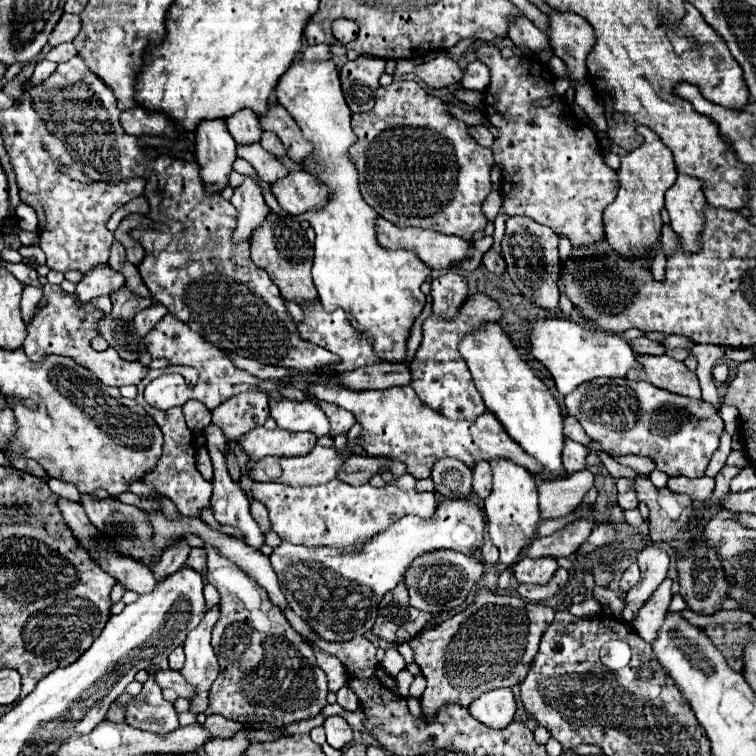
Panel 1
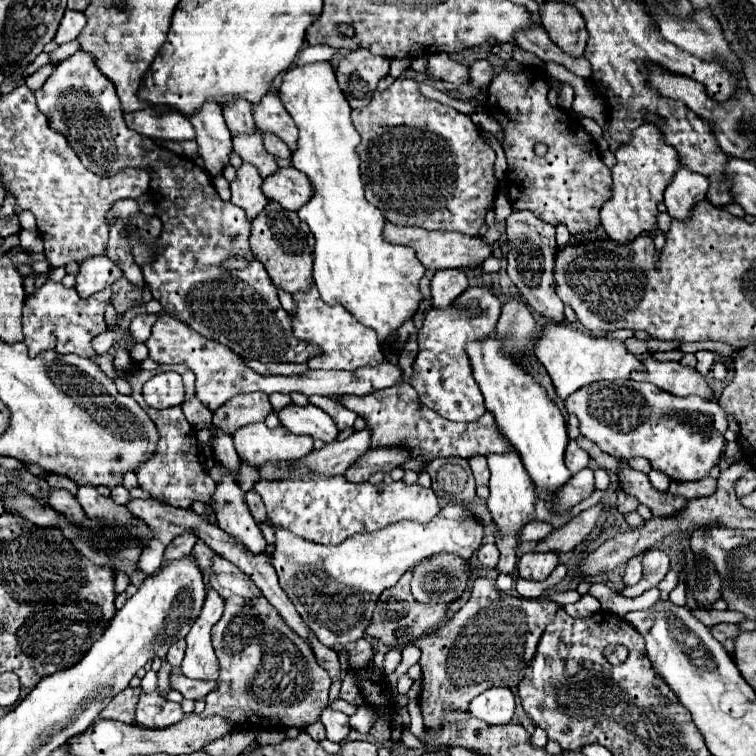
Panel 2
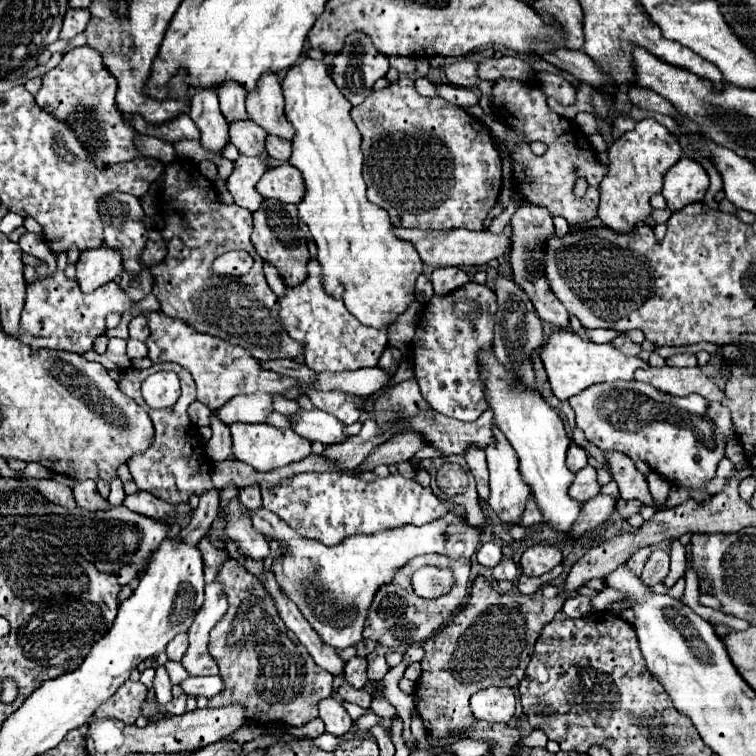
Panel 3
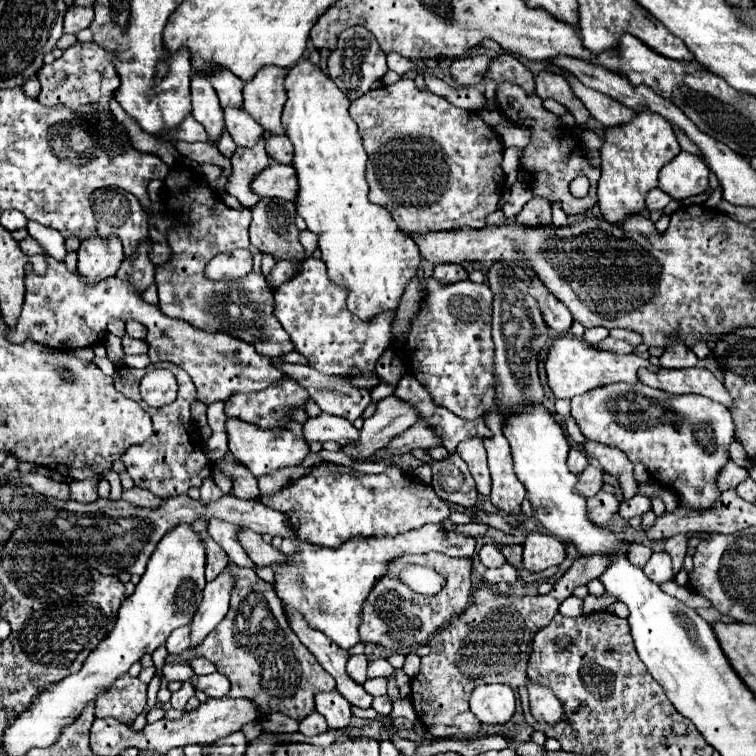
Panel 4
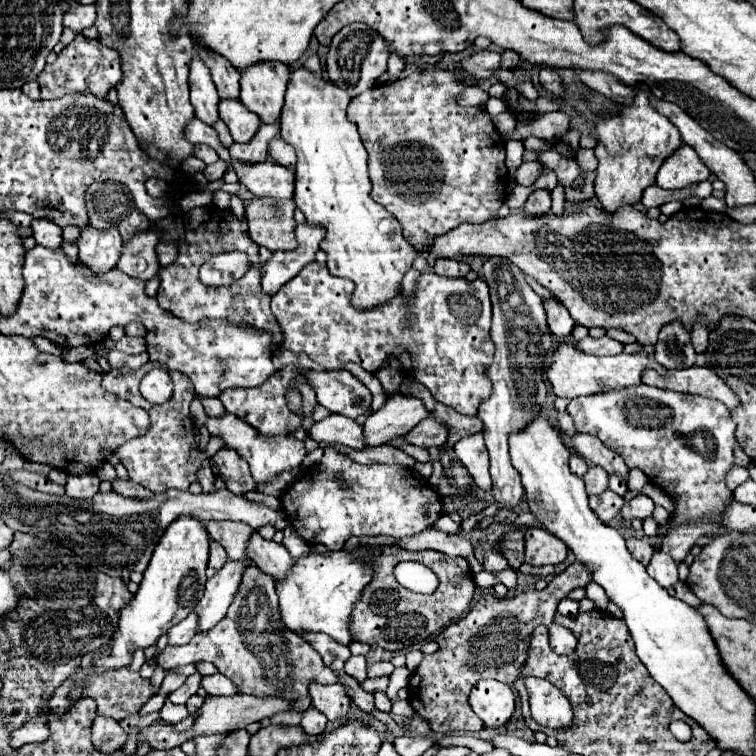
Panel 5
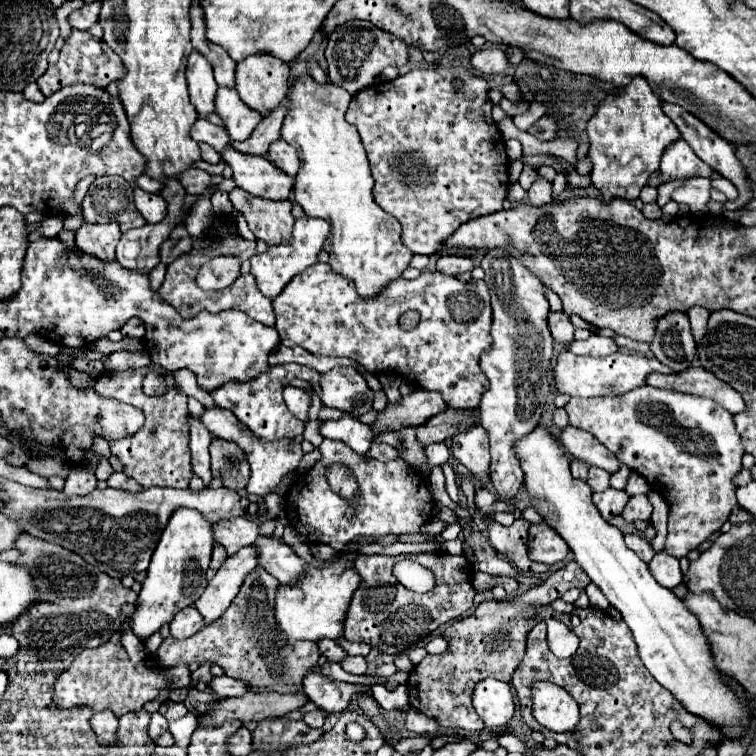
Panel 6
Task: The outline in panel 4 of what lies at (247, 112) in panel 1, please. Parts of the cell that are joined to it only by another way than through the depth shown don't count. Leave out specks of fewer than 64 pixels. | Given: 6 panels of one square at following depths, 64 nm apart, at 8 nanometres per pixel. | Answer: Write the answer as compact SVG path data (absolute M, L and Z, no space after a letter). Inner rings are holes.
M214 68L210 70L210 80L212 86L220 98L220 106L242 106L242 86L244 82L234 76L228 68Z

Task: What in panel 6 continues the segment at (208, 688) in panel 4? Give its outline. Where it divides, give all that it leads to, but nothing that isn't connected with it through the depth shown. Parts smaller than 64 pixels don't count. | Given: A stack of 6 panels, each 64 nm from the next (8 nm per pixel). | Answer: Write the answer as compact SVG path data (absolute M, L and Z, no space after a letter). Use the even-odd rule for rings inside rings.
M218 676L210 682L210 688L224 696L224 698L230 698L230 696L242 696L248 692L248 684L244 684L242 680L232 680L230 676Z

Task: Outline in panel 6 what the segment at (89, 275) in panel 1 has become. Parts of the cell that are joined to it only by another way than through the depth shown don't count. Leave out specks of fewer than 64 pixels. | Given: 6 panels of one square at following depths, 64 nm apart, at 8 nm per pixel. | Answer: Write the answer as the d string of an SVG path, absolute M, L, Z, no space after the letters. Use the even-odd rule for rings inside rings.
M84 222L76 230L76 246L100 260L114 260L114 248L120 240L120 228L116 222L90 224Z

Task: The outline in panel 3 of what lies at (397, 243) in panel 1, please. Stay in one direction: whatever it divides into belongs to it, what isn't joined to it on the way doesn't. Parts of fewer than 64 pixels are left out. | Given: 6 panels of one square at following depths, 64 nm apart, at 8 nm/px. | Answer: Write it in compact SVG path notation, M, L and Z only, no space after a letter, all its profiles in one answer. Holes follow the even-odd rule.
M396 228L396 236L402 238L402 240L412 242L414 248L418 250L422 262L430 264L434 268L438 268L438 266L462 266L462 264L482 266L482 264L488 264L490 260L496 260L500 256L510 256L510 248L512 248L512 234L506 232L506 230L500 232L500 234L492 234L490 230L472 232L472 230L456 228L456 230L448 230L448 232L418 236L418 230Z

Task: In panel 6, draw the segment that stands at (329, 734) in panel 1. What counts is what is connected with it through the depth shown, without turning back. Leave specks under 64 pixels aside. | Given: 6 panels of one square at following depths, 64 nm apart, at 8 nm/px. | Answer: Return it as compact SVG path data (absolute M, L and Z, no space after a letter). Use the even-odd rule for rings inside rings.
M312 668L312 672L308 672L304 676L304 692L308 694L308 698L318 706L324 708L328 712L342 712L352 694L359 692L367 692L370 686L362 686L356 684L348 684L348 682L336 682L336 680L328 680L320 668Z

